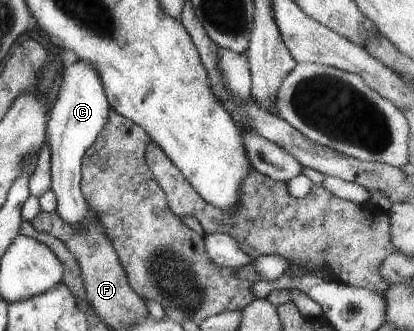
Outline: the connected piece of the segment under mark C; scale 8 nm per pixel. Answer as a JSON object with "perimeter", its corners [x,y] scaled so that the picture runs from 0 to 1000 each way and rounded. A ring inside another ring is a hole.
{"perimeter":[[[184,181],[147,211],[145,269],[114,341],[106,420],[121,444],[116,468],[123,523],[121,571],[135,598],[135,625],[128,640],[164,680],[184,680],[184,674],[198,674],[220,647],[191,568],[196,480],[208,450],[234,417],[246,384],[256,378],[266,317],[251,287],[237,221],[227,215],[215,181],[208,190]]]}

